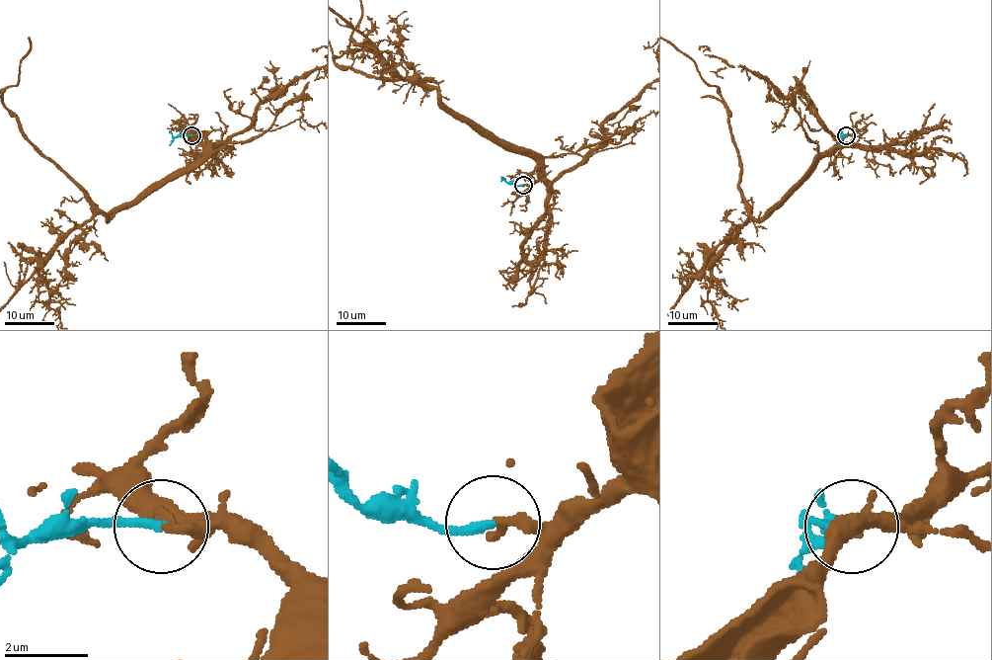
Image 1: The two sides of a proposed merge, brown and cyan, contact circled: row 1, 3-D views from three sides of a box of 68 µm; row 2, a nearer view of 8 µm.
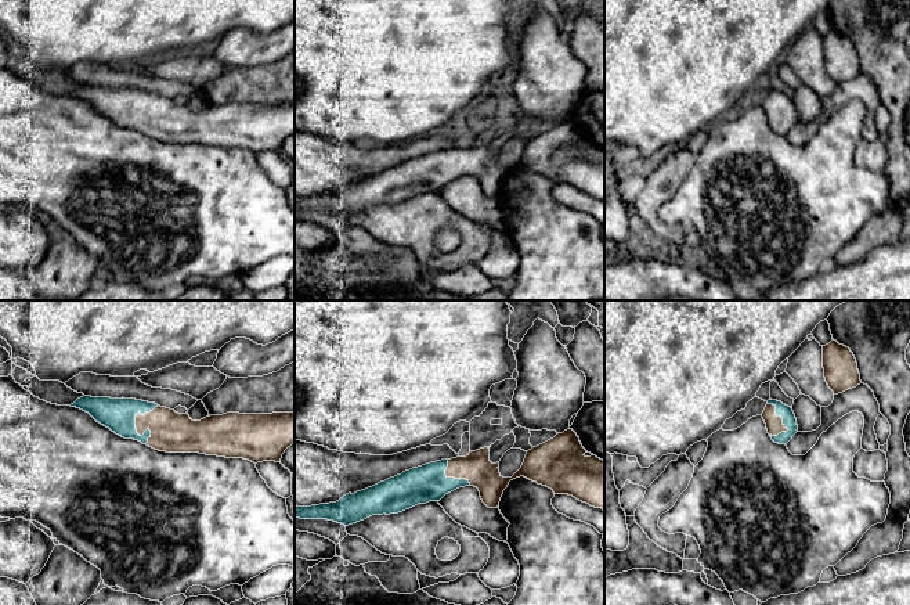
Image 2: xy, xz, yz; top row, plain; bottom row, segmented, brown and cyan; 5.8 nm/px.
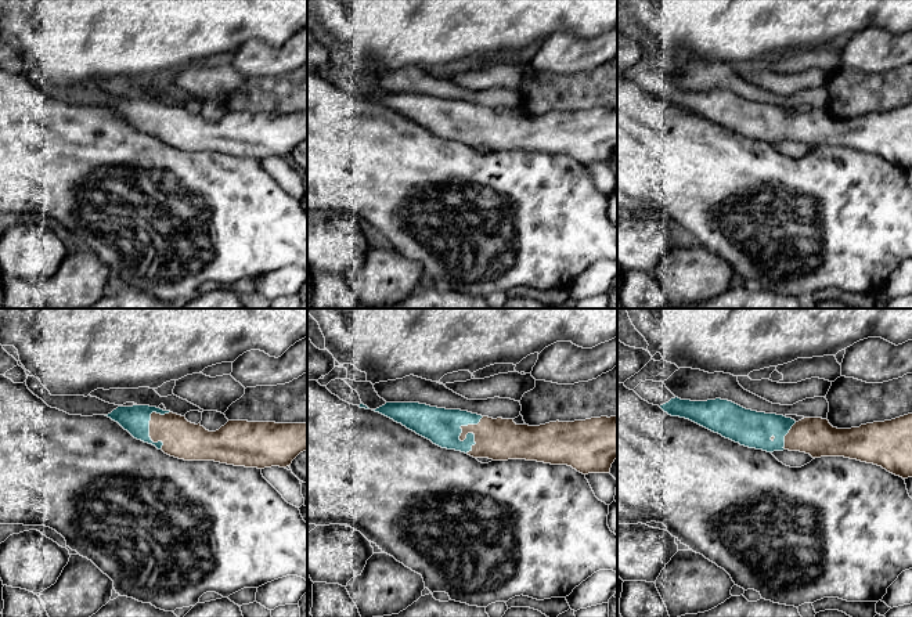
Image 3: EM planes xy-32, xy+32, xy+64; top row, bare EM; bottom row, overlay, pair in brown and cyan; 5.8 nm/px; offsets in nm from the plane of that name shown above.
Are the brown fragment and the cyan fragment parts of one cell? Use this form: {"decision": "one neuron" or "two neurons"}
{"decision": "one neuron"}

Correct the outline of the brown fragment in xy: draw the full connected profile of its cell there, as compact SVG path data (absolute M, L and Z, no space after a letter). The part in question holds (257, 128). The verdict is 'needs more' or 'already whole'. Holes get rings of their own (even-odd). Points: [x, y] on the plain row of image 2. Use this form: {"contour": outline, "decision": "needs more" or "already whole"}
{"contour": "M83 86L71 97L89 102L97 112L124 129L134 129L166 143L199 143L225 148L243 148L254 154L281 152L282 144L295 134L295 102L239 104L227 102L192 111L189 105L136 89Z", "decision": "needs more"}

